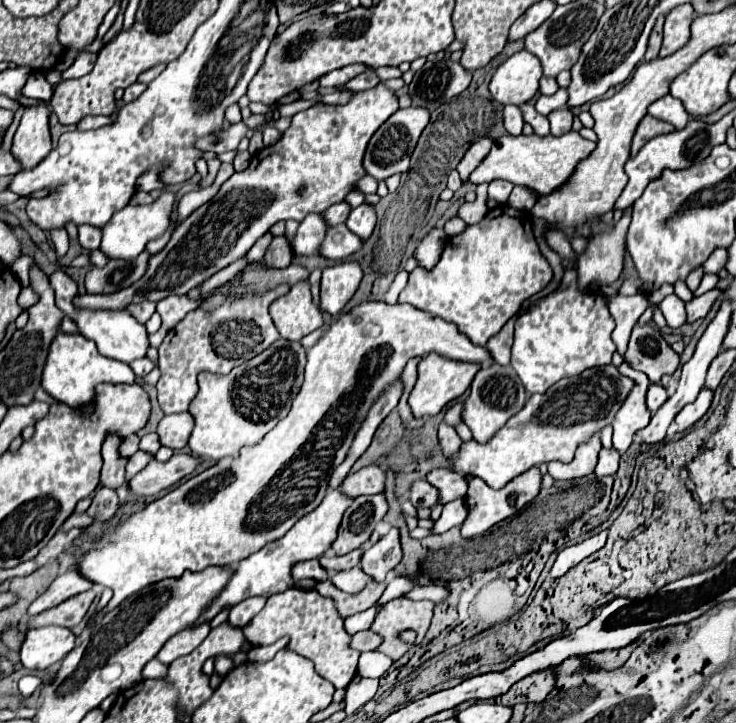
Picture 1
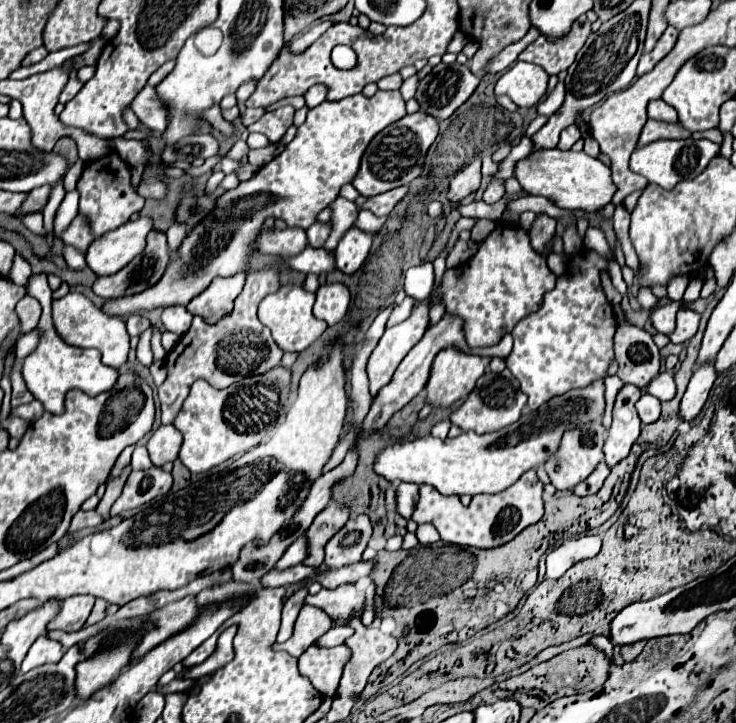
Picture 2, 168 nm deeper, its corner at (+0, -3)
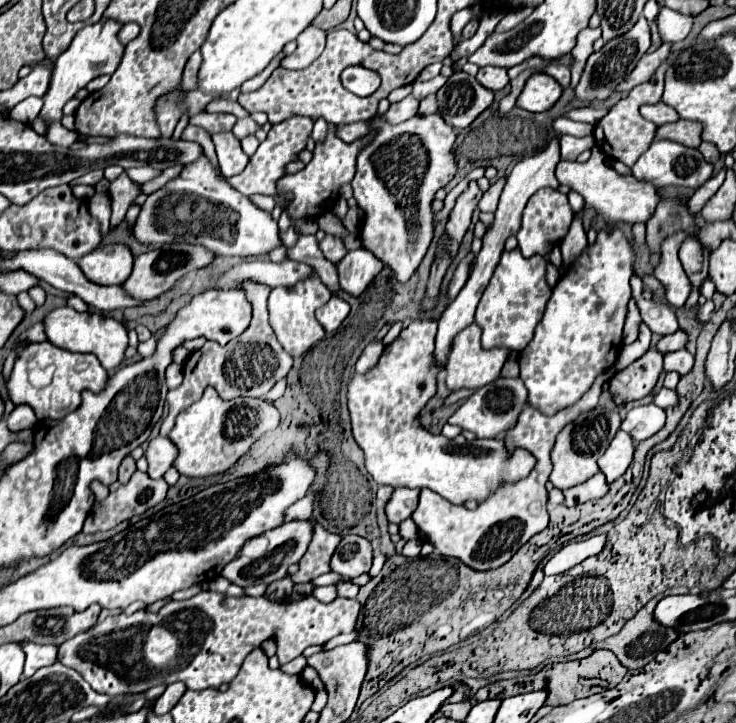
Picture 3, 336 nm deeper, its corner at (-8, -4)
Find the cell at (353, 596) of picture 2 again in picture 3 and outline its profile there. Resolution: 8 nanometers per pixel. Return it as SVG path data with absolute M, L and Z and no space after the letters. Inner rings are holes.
M206 590L190 600L166 602L158 612L138 610L130 616L128 614L108 616L104 622L74 636L72 640L66 640L58 648L56 662L74 668L76 672L82 674L82 678L92 686L94 692L108 694L108 696L144 694L146 690L158 686L158 682L172 684L178 680L184 682L186 688L190 690L220 688L222 684L228 684L238 674L244 658L254 648L258 648L264 640L276 642L276 656L280 664L286 664L296 656L300 656L308 646L322 646L338 634L352 632L360 608L362 606L356 600L348 600L348 598L336 598L330 604L322 604L314 596L304 596L300 600L292 600L290 596L278 600L268 600L266 596L230 598L220 592Z

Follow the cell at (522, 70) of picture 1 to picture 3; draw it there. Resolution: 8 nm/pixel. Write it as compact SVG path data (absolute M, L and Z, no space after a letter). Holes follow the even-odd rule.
M534 74L518 96L518 106L528 112L546 112L558 102L560 96L562 86L552 76Z

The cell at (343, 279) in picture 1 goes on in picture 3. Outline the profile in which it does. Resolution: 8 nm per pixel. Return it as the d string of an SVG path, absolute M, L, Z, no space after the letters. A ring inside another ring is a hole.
M332 296L324 306L320 306L316 310L316 318L322 324L322 328L328 334L332 334L332 332L336 332L340 328L340 324L348 316L348 312L350 312L348 302L344 302L340 296Z

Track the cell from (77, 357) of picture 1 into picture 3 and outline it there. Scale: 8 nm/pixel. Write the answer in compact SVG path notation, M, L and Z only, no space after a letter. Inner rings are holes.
M40 342L30 344L20 352L12 374L6 380L6 390L14 406L30 406L38 420L58 420L80 406L82 390L100 392L106 386L106 380L108 374L98 364L96 356L72 354L62 348L54 348L54 344L50 342Z

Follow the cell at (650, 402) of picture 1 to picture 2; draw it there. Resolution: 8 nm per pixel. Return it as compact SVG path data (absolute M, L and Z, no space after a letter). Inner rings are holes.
M644 393L640 397L640 401L636 403L636 409L638 409L642 423L652 423L660 417L660 399L650 395L650 393Z

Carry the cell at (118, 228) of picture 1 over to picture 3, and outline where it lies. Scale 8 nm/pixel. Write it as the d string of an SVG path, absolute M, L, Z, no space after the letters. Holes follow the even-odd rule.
M108 244L80 258L78 266L90 282L112 286L126 282L132 272L132 262L134 258L124 244Z

